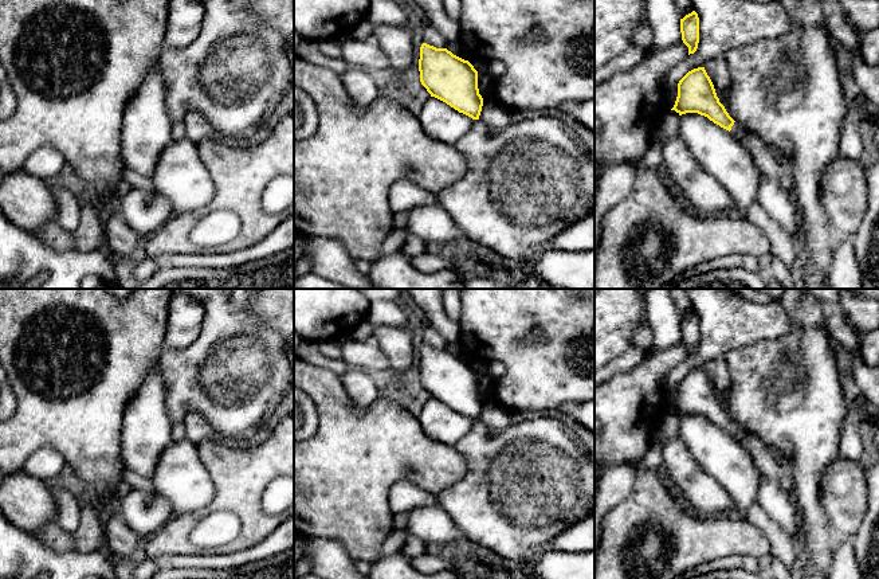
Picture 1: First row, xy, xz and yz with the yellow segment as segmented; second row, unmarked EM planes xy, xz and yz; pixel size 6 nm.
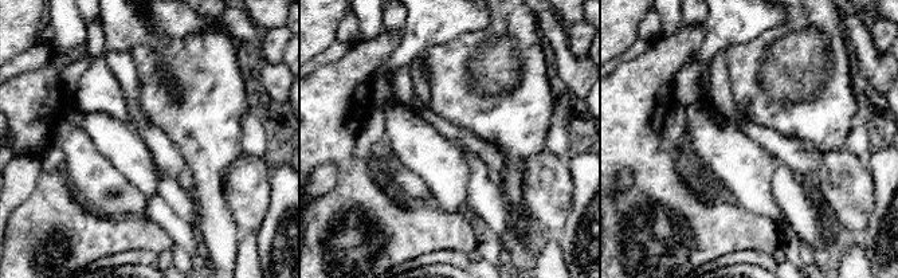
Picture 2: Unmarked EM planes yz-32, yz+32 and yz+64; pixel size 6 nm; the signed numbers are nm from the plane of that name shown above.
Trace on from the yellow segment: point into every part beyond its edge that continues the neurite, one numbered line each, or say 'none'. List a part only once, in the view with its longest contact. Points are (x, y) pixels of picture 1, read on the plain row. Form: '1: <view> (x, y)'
1: yz (737, 430)

